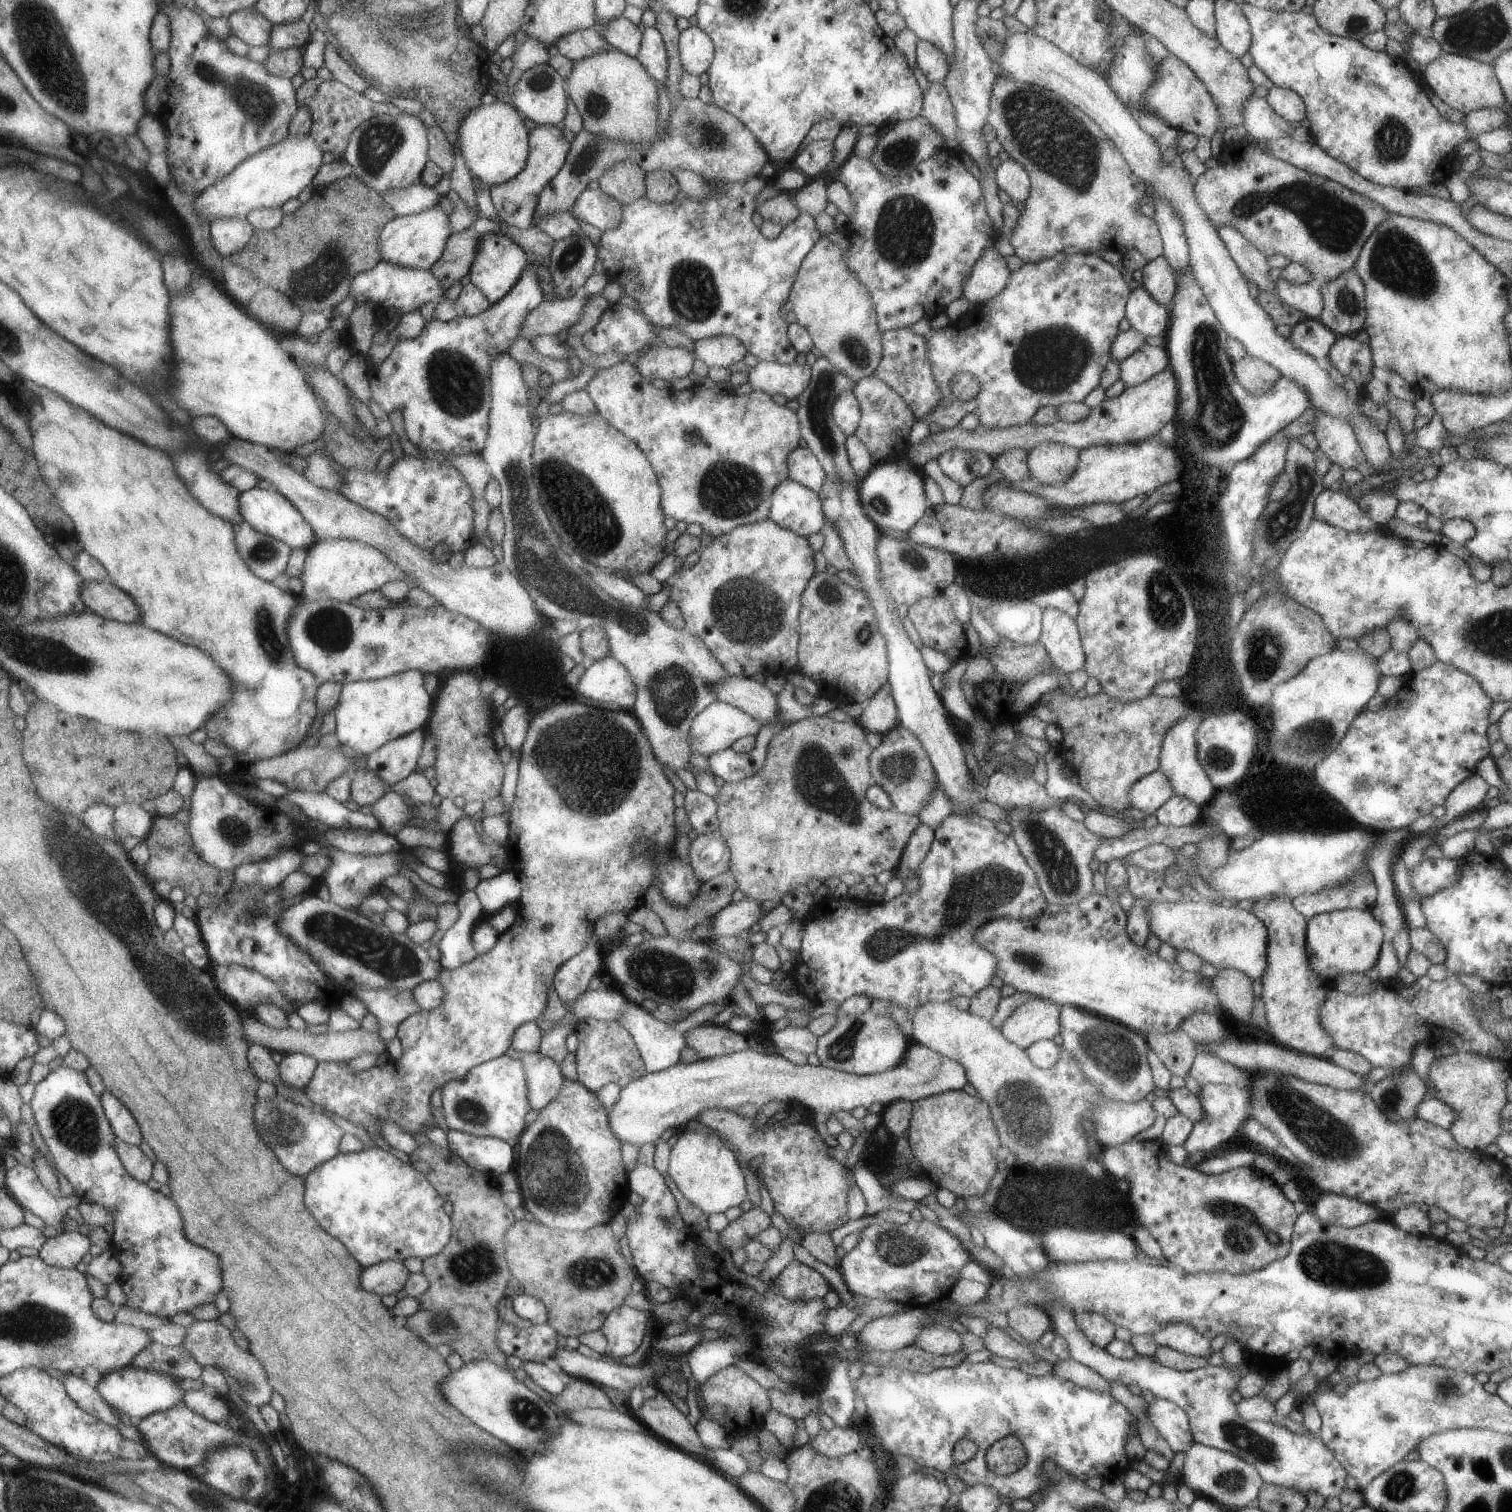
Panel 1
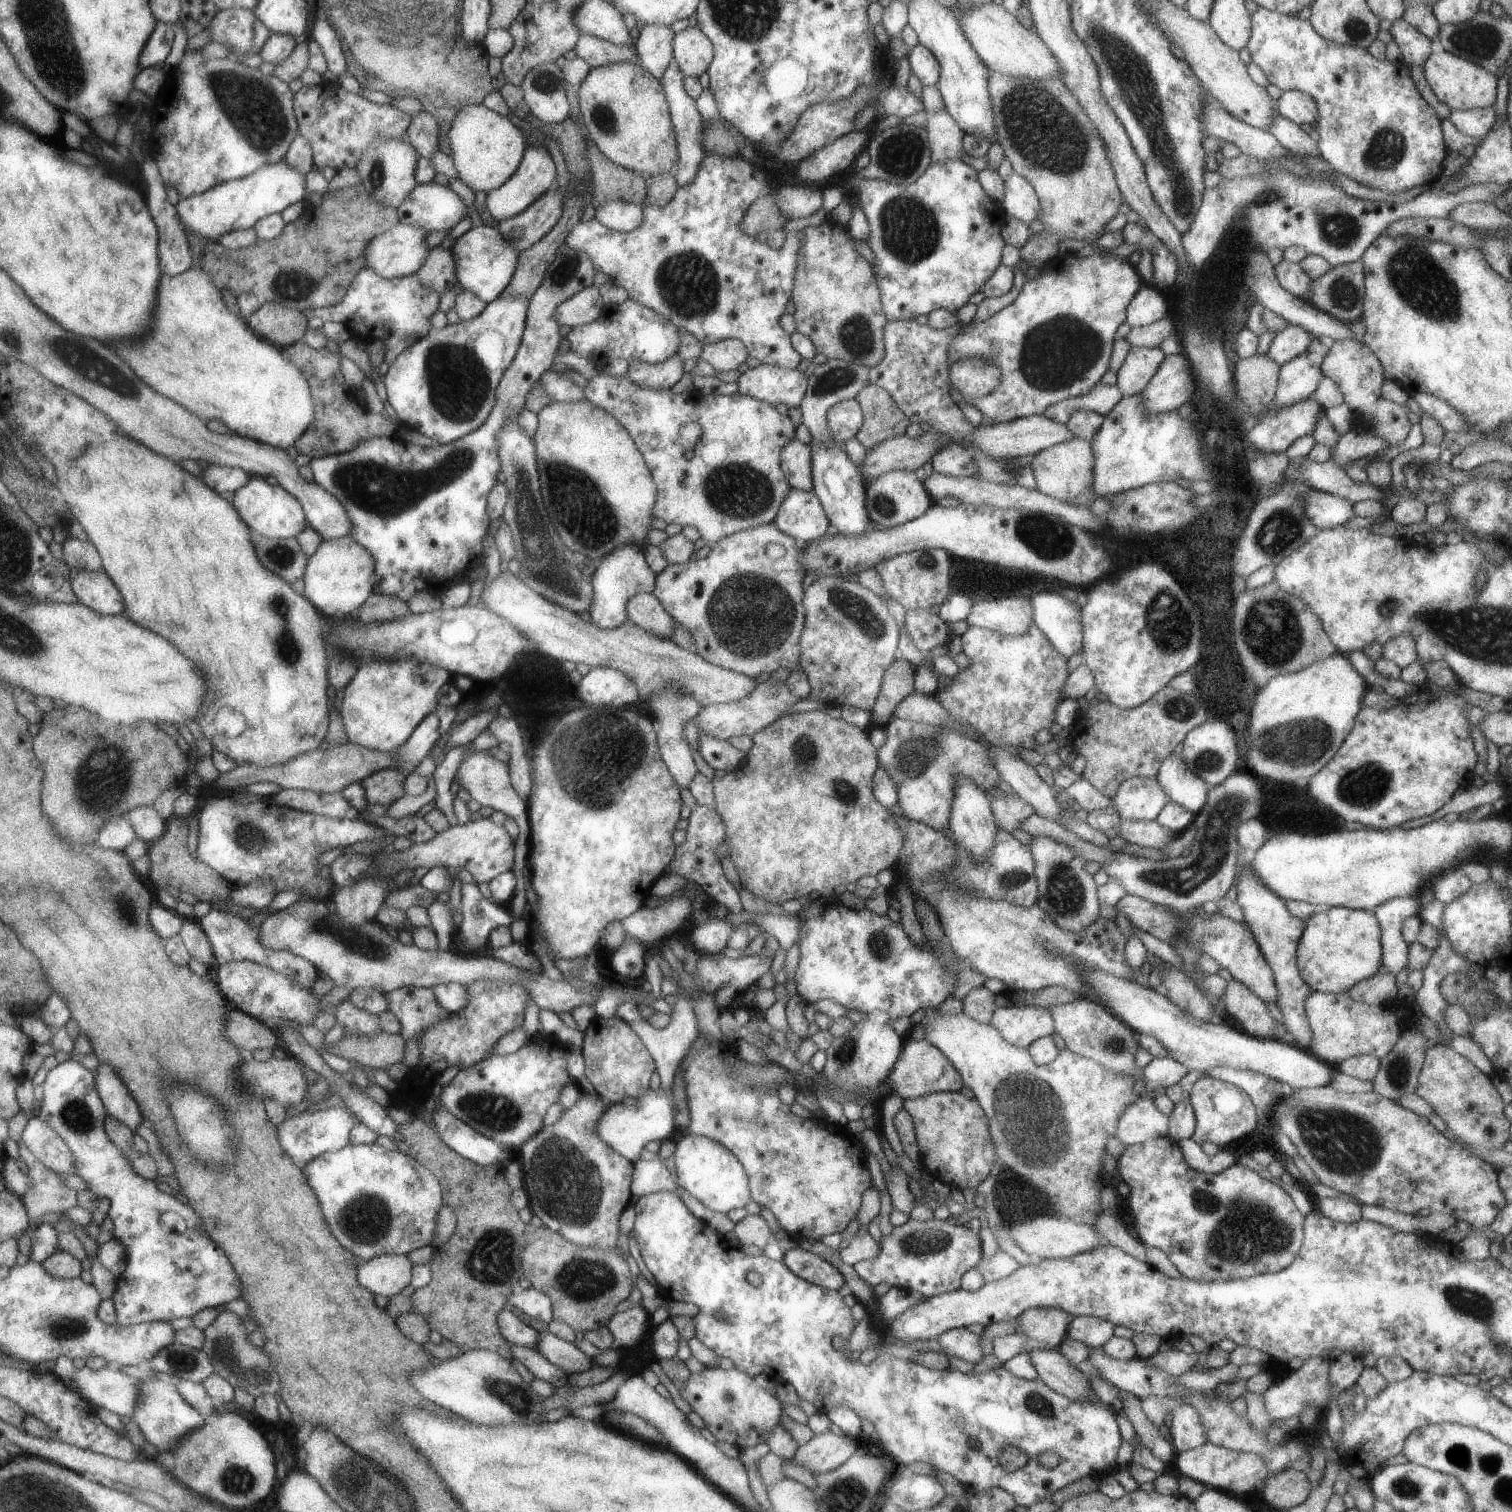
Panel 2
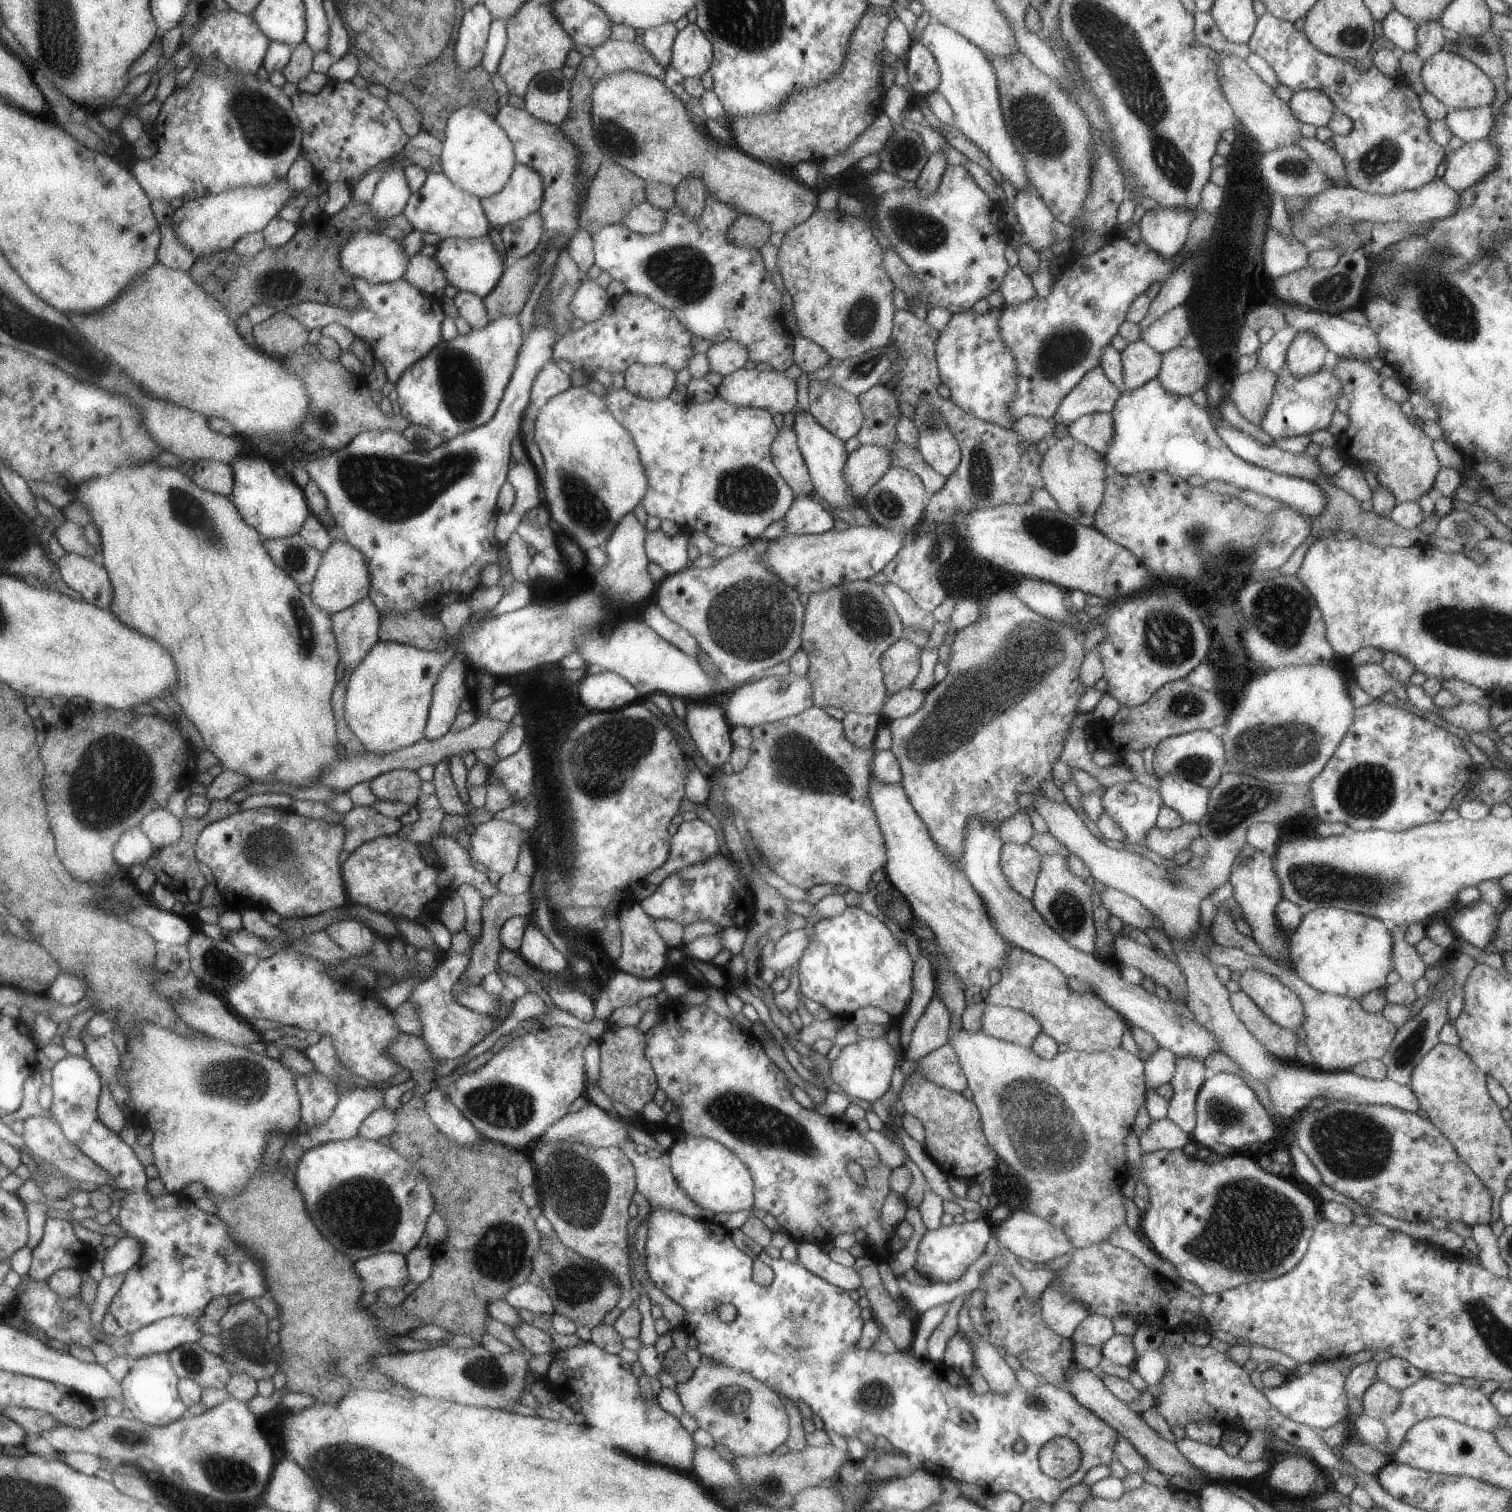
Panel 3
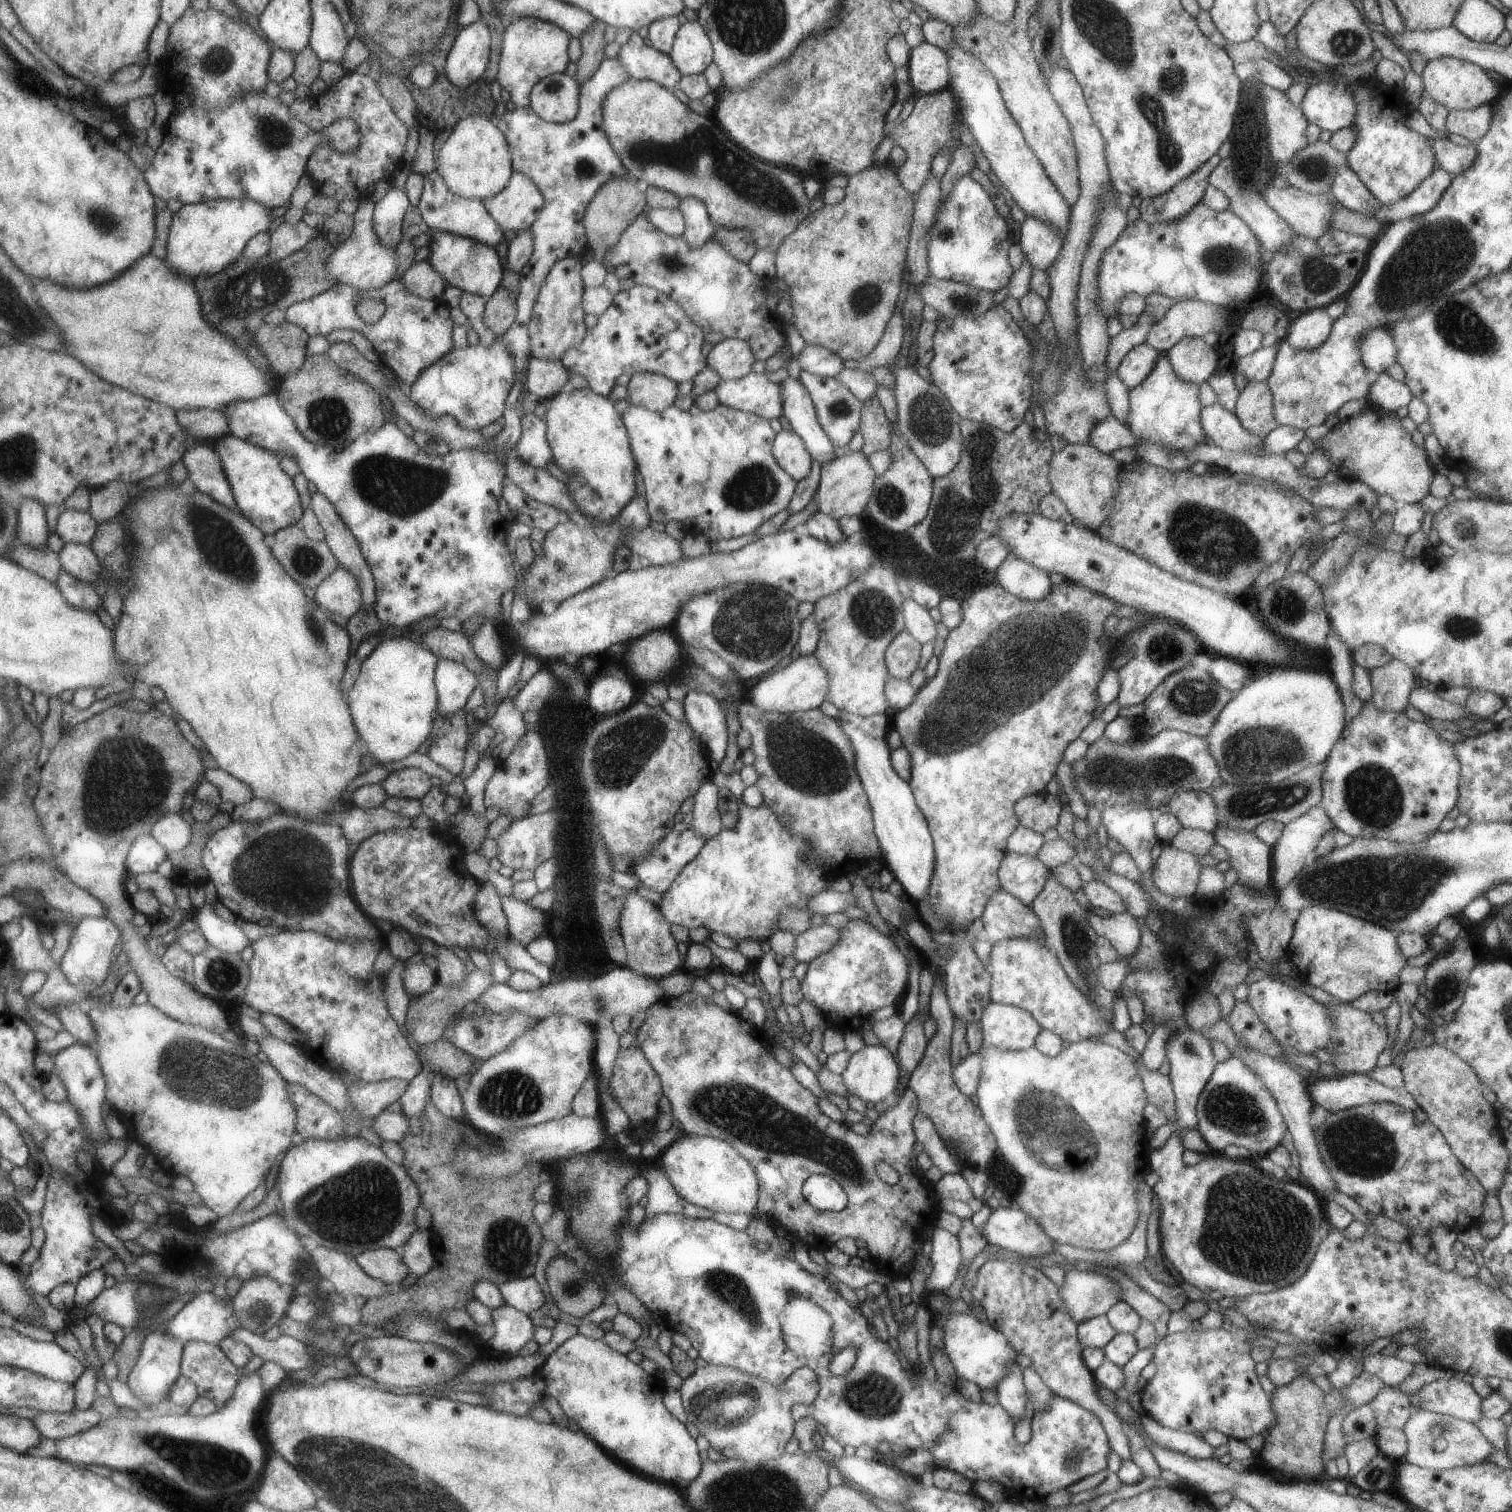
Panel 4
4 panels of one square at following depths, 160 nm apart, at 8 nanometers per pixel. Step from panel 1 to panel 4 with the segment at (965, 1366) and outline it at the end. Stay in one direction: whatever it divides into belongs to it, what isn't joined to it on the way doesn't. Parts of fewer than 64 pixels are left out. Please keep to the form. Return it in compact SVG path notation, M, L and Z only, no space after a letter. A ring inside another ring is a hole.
M658 1213L654 1216L646 1217L638 1224L638 1226L635 1227L634 1232L635 1234L626 1232L618 1235L617 1249L609 1258L616 1270L624 1277L624 1282L626 1282L631 1293L634 1294L640 1302L643 1302L643 1305L646 1306L646 1308L652 1313L656 1312L656 1310L661 1312L662 1317L674 1328L674 1330L688 1336L691 1346L698 1350L699 1356L706 1360L709 1365L732 1367L733 1369L738 1369L745 1373L757 1376L774 1386L783 1383L795 1370L802 1367L810 1367L819 1378L818 1396L810 1405L793 1405L791 1409L792 1416L794 1417L795 1422L799 1421L801 1418L812 1416L812 1418L815 1418L820 1424L823 1424L829 1435L843 1447L848 1446L849 1444L850 1446L854 1446L854 1448L858 1448L865 1444L872 1449L876 1449L880 1442L886 1441L890 1445L898 1444L898 1446L910 1448L912 1451L928 1449L935 1456L935 1463L940 1469L953 1470L954 1472L960 1473L962 1476L969 1478L971 1482L974 1482L974 1480L985 1481L992 1479L993 1481L998 1481L1000 1484L1003 1484L1005 1489L1009 1487L1015 1488L1016 1490L1026 1490L1026 1494L1032 1495L1037 1499L1044 1499L1049 1494L1052 1494L1052 1492L1060 1490L1060 1488L1067 1489L1071 1484L1082 1480L1082 1478L1086 1478L1086 1476L1090 1474L1100 1472L1100 1470L1107 1468L1107 1454L1111 1451L1111 1446L1109 1445L1109 1440L1105 1428L1102 1426L1101 1420L1088 1409L1082 1408L1079 1404L1055 1394L1051 1398L1051 1402L1046 1409L1043 1411L1035 1411L1031 1424L1032 1431L1029 1442L1018 1443L1014 1437L1015 1420L1010 1416L1006 1416L1006 1409L1002 1405L997 1404L991 1406L984 1402L979 1404L967 1400L960 1391L956 1390L954 1386L952 1388L944 1386L938 1380L936 1380L934 1384L931 1384L926 1379L922 1370L918 1372L914 1369L911 1370L911 1377L908 1378L906 1370L902 1368L902 1362L898 1359L896 1352L892 1351L892 1348L888 1345L888 1341L883 1342L881 1339L876 1338L876 1336L872 1334L870 1321L863 1317L860 1308L849 1305L848 1302L837 1292L834 1280L832 1282L832 1279L828 1277L811 1274L797 1261L790 1260L790 1258L787 1258L786 1255L777 1254L772 1249L768 1249L766 1251L758 1250L754 1244L754 1239L749 1236L746 1230L737 1231L729 1226L716 1222L713 1218L697 1219L685 1217L678 1213ZM792 1291L800 1294L800 1296L803 1296L804 1298L810 1298L810 1300L819 1304L824 1310L826 1310L826 1312L829 1312L830 1316L833 1318L833 1349L828 1354L825 1354L820 1358L801 1357L800 1354L790 1351L785 1343L784 1332L782 1332L782 1322L786 1320L786 1306L788 1306L789 1294ZM848 1347L855 1348L855 1351L857 1352L854 1366L852 1366L850 1372L847 1372L845 1375L832 1374L832 1371L830 1370L832 1357L839 1350L844 1350L844 1348Z

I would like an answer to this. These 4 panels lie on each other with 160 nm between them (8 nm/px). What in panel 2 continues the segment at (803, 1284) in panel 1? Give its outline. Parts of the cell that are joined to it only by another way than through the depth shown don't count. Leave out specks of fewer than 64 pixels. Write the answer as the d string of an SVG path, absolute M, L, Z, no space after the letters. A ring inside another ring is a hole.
M800 1244L785 1251L783 1261L794 1274L824 1288L840 1290L847 1283L836 1265L828 1262L818 1253L802 1248Z

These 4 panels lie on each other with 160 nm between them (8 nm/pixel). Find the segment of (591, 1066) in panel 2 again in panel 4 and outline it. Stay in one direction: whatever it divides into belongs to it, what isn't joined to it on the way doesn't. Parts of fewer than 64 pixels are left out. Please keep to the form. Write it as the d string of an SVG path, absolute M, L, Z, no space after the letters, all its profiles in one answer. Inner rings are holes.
M639 1046L619 1050L614 1063L610 1086L611 1096L627 1114L630 1122L631 1128L627 1127L624 1132L636 1137L642 1146L649 1131L655 1132L655 1122L656 1118L658 1118L658 1112L660 1112L658 1100L660 1100L664 1091L658 1073L652 1068Z

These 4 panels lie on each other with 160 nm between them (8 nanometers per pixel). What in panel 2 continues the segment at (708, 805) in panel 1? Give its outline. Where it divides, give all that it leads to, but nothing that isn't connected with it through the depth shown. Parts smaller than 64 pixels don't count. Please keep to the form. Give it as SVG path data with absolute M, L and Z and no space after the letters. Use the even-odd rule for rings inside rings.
M697 804L696 808L692 809L692 814L689 818L686 840L676 847L674 860L665 868L660 878L665 878L668 874L678 874L689 883L696 882L700 884L702 890L706 892L710 903L719 902L724 904L733 915L741 913L744 909L742 908L742 903L740 903L738 891L730 883L730 880L726 878L719 859L718 847L725 842L726 838L725 824L721 816L707 806Z

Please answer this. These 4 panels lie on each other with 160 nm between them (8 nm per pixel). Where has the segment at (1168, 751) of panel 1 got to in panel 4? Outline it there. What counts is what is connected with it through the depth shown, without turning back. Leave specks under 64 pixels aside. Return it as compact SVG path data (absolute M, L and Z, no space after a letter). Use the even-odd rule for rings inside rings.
M1181 791L1172 796L1168 806L1184 829L1213 833L1219 825L1217 804L1211 792Z

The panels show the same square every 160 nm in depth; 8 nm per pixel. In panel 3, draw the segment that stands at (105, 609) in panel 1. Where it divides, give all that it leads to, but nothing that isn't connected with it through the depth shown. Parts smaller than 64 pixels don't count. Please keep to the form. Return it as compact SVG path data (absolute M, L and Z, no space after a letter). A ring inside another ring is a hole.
M78 553L58 560L65 581L85 596L85 600L106 609L113 602L113 583L106 567Z

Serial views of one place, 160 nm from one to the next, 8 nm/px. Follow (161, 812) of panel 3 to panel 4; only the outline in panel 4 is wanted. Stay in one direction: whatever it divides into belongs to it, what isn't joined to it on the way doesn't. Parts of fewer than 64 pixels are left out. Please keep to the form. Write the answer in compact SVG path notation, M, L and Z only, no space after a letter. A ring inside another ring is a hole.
M170 813L153 826L151 834L169 853L188 846L192 836L191 825L181 813Z

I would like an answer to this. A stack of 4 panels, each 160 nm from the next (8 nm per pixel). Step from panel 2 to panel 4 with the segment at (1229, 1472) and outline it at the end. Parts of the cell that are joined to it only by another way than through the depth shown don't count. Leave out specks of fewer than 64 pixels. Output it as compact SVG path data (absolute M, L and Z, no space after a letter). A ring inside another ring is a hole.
M1142 1414L1141 1424L1145 1434L1158 1446L1188 1455L1193 1459L1213 1458L1213 1446L1198 1433L1185 1433L1162 1426L1147 1414Z

